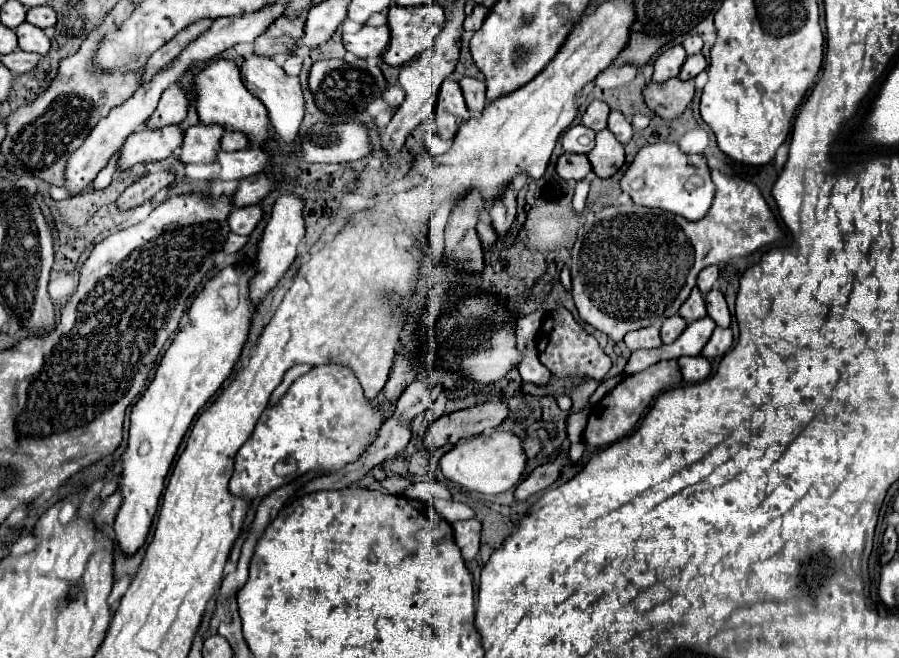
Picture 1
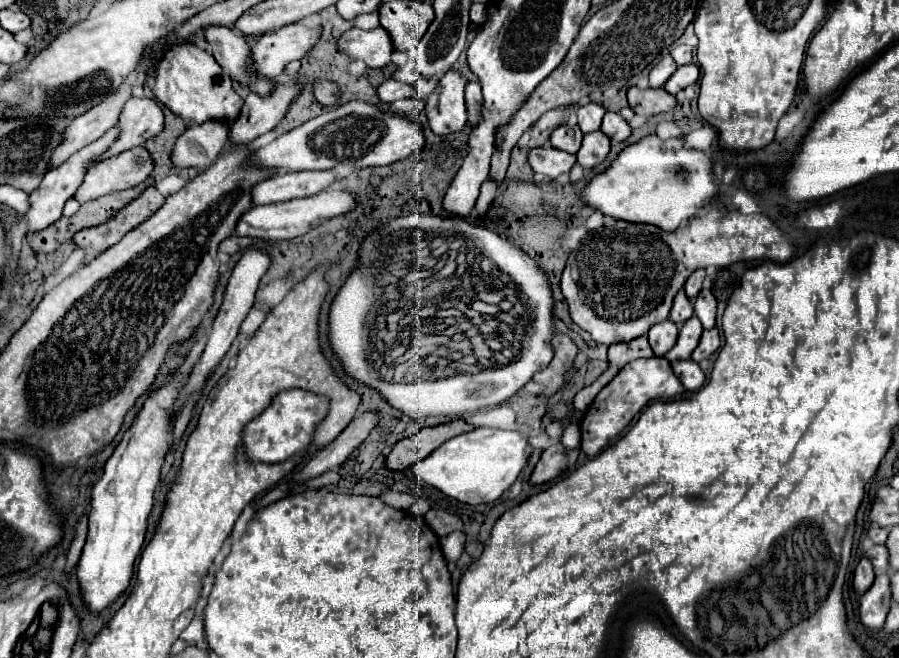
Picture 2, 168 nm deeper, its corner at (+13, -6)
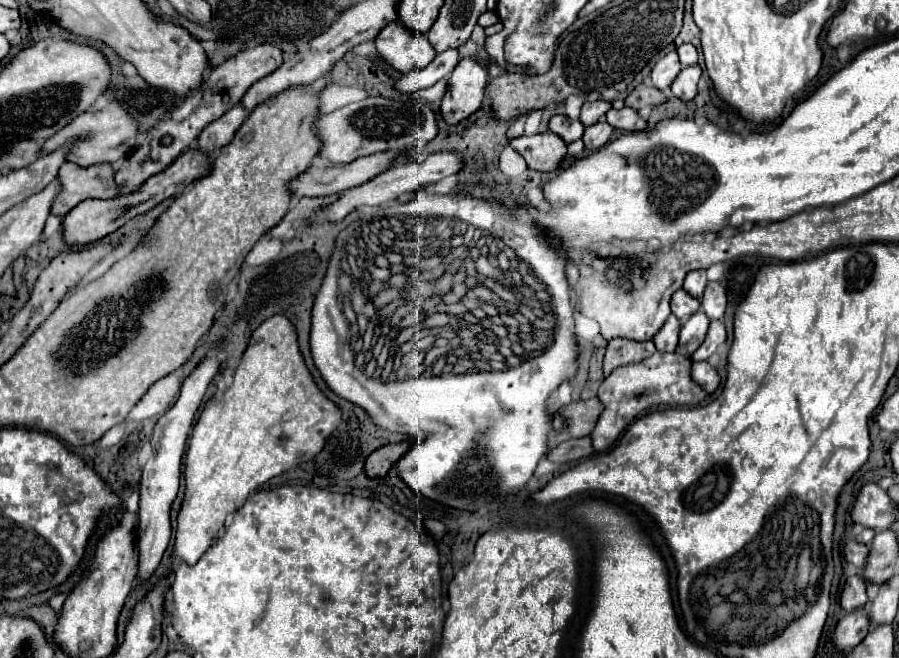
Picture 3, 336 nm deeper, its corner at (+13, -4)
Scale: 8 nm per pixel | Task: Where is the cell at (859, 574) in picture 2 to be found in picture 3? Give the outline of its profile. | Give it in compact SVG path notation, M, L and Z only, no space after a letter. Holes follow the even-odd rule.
M854 574L846 580L844 584L844 590L842 590L842 596L840 596L840 604L844 610L856 610L858 606L864 606L868 602L866 598L866 580L864 576L860 574Z

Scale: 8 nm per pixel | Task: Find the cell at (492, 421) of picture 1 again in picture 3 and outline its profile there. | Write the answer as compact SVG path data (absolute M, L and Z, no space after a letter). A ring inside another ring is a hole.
M396 442L396 444L386 444L378 450L374 450L374 454L370 454L370 458L366 460L366 474L370 478L376 476L386 476L388 470L412 448L410 442Z

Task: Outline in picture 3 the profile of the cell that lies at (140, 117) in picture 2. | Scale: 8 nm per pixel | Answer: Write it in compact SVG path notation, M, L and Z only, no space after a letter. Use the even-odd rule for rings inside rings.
M112 100L104 110L98 112L84 112L78 118L74 118L74 122L70 122L70 126L64 126L64 130L60 130L58 134L54 134L52 138L48 138L42 146L42 154L52 152L56 148L60 148L62 144L68 144L70 140L80 138L80 134L90 132L92 136L86 140L80 140L78 146L74 146L68 152L68 160L78 164L78 166L92 166L98 162L116 162L116 160L124 160L134 148L136 148L136 136L138 136L138 122L136 118L132 118L132 114L122 106L122 102Z

